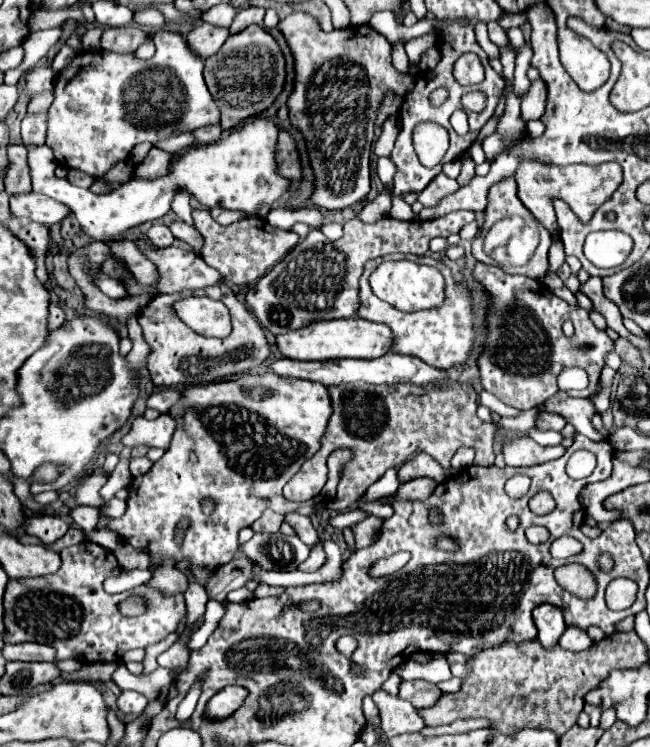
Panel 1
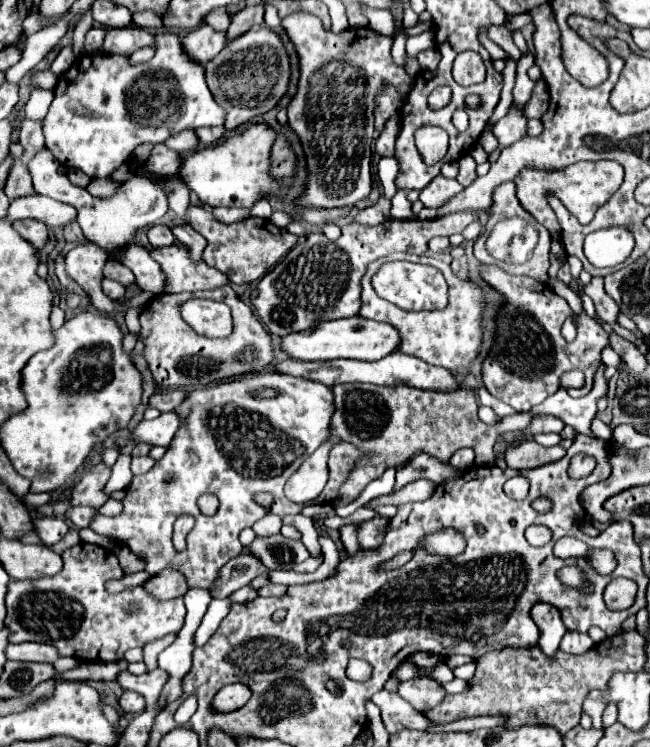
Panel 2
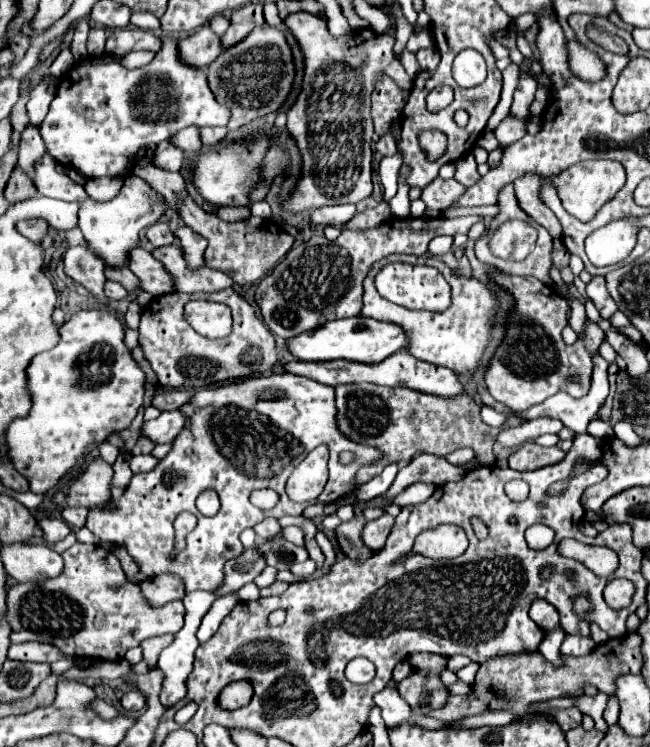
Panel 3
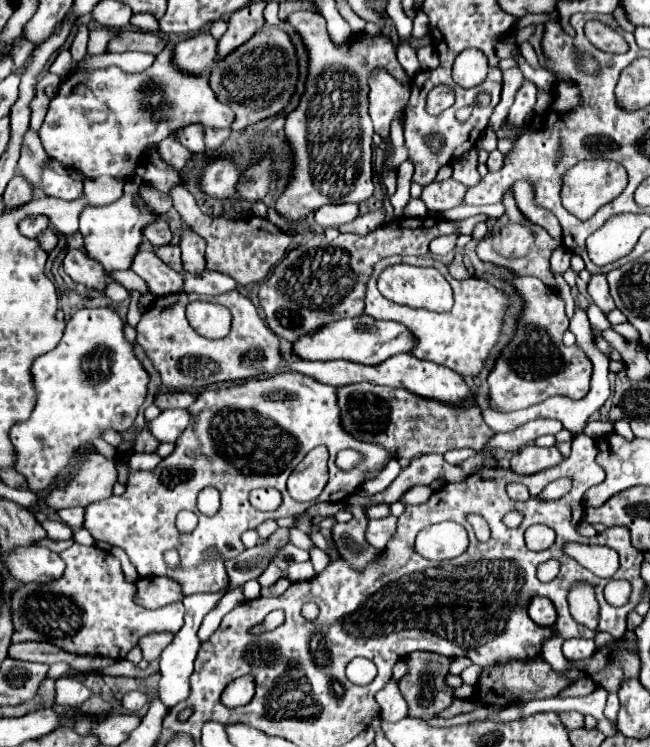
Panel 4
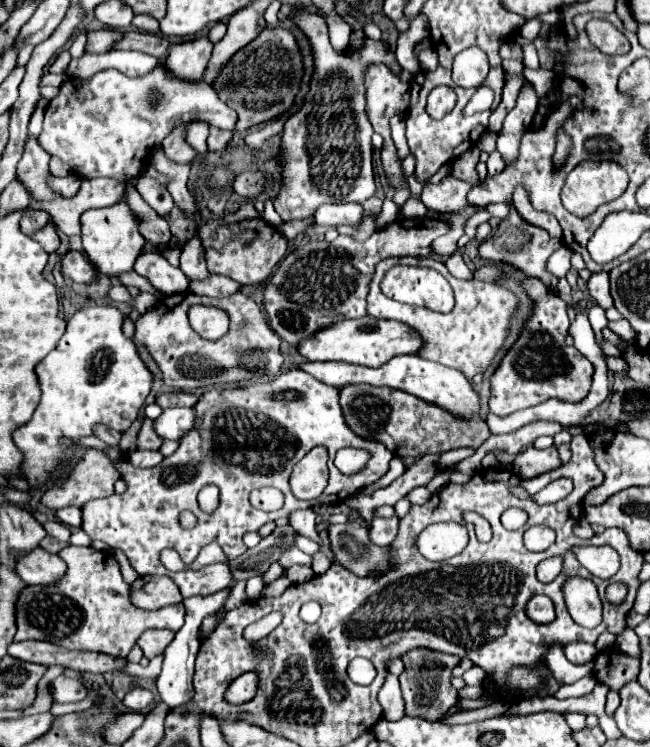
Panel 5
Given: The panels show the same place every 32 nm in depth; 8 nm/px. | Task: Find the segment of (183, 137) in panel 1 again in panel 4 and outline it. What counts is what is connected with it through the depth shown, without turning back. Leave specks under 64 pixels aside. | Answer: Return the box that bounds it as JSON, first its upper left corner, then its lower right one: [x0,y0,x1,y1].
[180,124,206,154]

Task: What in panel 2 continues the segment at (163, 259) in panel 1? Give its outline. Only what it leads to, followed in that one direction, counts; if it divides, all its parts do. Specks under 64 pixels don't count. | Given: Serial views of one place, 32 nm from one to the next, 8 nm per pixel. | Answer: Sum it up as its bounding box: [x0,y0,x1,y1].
[150,244,230,292]

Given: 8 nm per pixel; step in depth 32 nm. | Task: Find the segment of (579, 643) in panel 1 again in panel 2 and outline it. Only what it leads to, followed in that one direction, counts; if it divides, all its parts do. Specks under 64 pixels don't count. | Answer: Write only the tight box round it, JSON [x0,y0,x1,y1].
[560,632,594,654]

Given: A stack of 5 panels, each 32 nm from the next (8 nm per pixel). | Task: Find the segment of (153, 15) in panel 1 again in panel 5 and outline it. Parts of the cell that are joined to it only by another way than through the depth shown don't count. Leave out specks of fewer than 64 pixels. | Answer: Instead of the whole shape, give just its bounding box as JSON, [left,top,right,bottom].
[132,16,160,34]

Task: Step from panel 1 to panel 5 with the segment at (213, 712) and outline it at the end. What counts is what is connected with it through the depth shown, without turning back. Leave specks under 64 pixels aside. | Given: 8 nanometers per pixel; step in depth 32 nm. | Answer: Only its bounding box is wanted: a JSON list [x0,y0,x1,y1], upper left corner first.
[228,672,258,704]

